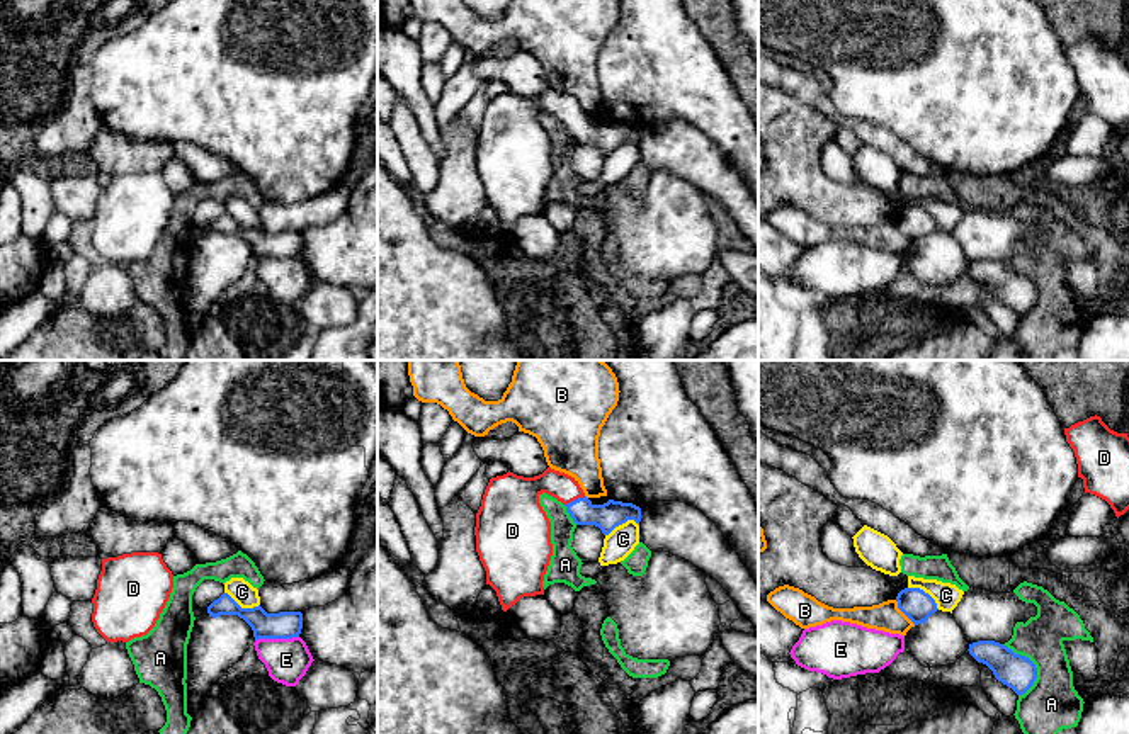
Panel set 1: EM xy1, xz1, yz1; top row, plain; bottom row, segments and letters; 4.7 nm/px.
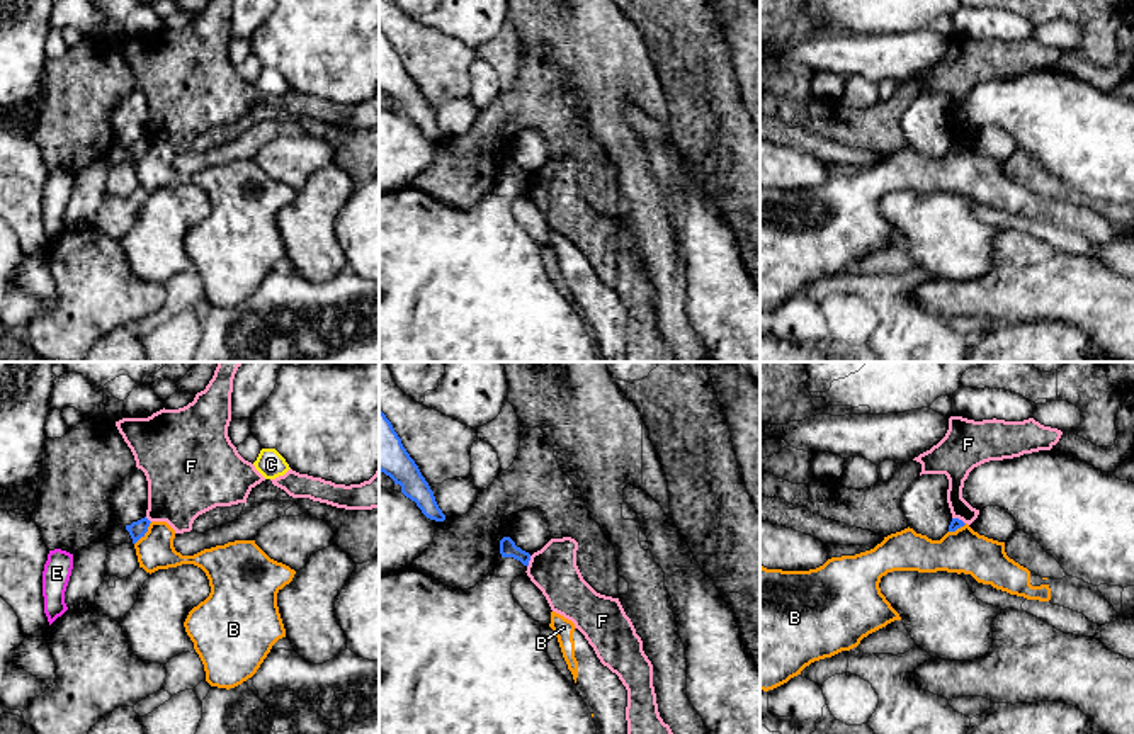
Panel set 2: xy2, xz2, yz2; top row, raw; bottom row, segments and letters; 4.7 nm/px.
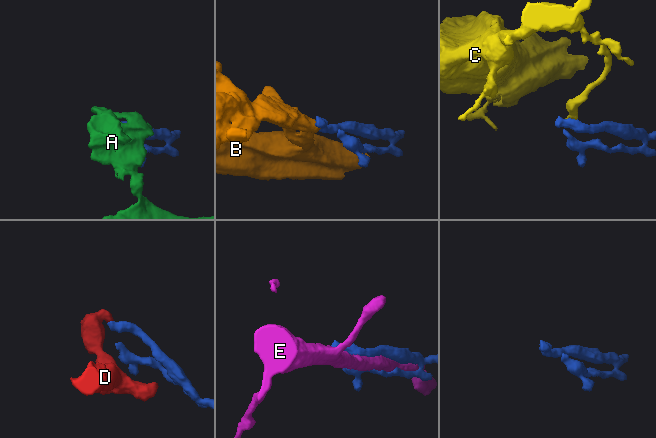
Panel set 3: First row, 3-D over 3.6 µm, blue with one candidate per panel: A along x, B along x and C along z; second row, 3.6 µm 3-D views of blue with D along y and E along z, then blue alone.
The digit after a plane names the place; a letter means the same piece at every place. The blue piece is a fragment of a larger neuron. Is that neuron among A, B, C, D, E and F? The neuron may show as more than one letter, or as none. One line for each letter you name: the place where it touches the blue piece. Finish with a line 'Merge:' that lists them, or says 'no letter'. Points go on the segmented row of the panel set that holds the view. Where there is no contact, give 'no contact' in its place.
D: meets blue in xz1 at (575, 500)
Merge: D

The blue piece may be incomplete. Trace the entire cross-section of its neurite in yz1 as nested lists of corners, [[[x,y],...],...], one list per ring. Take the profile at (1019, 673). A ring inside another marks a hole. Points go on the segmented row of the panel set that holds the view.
[[[978,641],[969,644],[969,654],[986,664],[995,678],[1012,688],[1017,695],[1024,695],[1037,678],[1035,664],[1007,646],[995,641]]]

